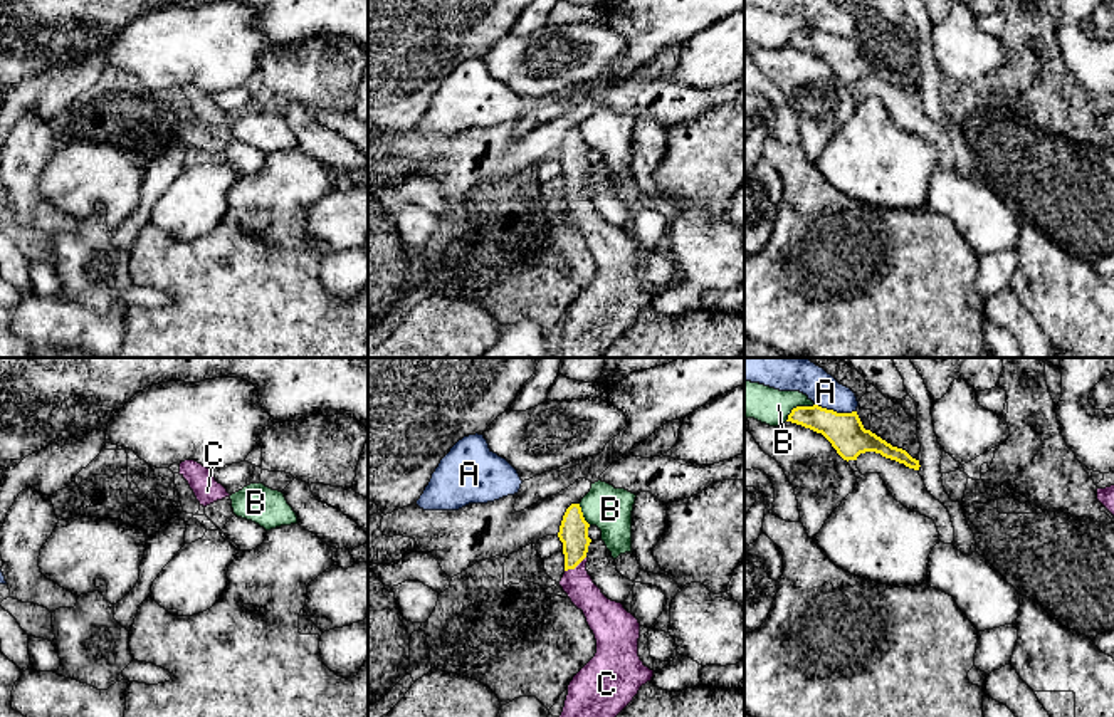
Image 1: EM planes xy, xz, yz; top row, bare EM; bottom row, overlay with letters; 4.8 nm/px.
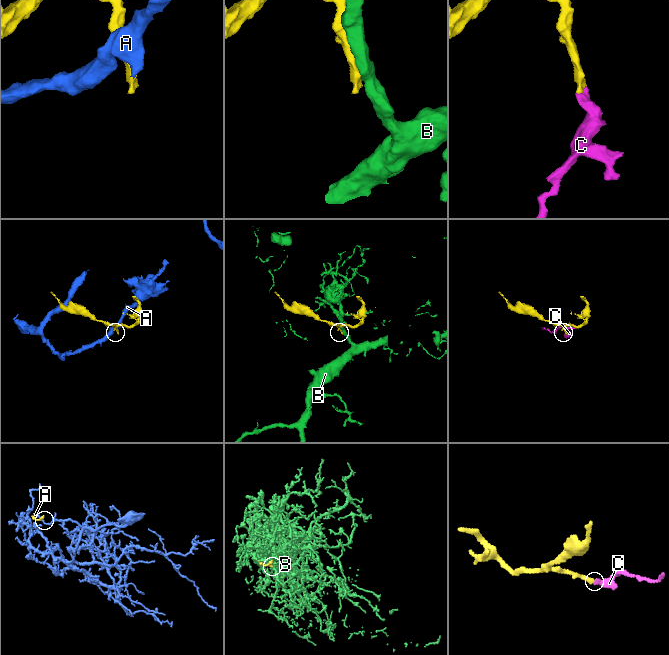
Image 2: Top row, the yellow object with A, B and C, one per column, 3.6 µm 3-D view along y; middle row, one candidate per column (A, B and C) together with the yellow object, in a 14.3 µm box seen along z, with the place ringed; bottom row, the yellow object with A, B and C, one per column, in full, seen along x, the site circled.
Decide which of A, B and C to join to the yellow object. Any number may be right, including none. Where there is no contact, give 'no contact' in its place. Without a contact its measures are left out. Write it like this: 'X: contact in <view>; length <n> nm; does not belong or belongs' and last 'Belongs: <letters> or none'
A: contact in yz; length 200 nm; does not belong
B: contact in yz; length 170 nm; does not belong
C: contact in xz; length 130 nm; belongs
Belongs: C

